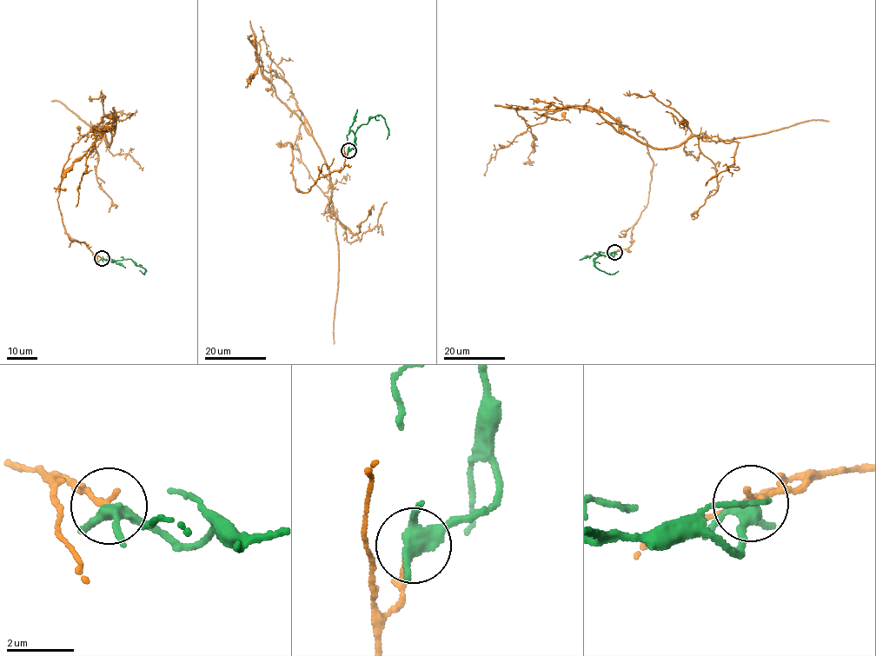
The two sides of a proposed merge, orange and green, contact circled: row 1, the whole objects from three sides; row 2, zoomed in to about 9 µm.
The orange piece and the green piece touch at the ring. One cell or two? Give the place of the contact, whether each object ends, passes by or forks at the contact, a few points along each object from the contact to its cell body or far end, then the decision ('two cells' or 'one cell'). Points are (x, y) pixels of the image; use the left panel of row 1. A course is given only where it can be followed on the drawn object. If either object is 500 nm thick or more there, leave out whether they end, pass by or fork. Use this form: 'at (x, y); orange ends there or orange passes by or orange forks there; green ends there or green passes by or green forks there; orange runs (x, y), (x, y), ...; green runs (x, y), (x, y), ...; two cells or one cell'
at (102, 258); orange ends there; green forks there; orange runs (102, 258), (69, 238), (57, 197), (73, 144), (115, 130), (109, 146), (103, 129), (51, 101); green runs (102, 258), (109, 261), (129, 259), (146, 271), (142, 274), (139, 270); two cells

